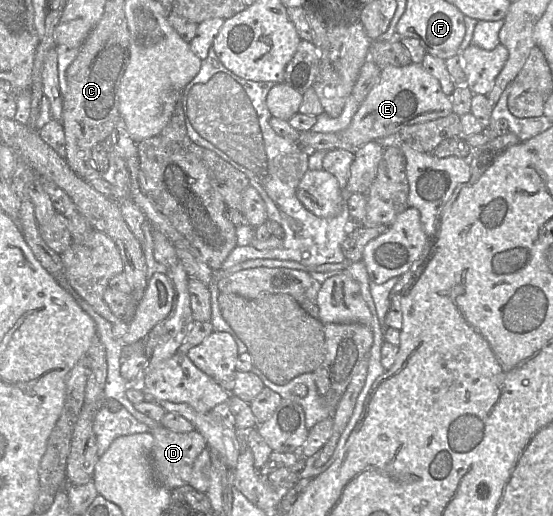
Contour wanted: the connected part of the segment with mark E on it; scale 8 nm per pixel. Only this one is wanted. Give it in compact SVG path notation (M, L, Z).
M412 62L403 67L386 66L381 70L379 81L361 103L346 129L335 133L301 132L298 143L304 149L313 151L343 149L356 152L370 141L397 134L406 126L445 117L451 112L451 97L442 91L438 79L428 73L421 64Z

